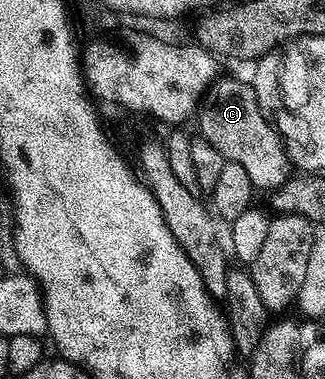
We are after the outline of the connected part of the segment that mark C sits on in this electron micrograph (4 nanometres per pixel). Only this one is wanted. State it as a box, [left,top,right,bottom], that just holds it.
[196,77,292,190]

